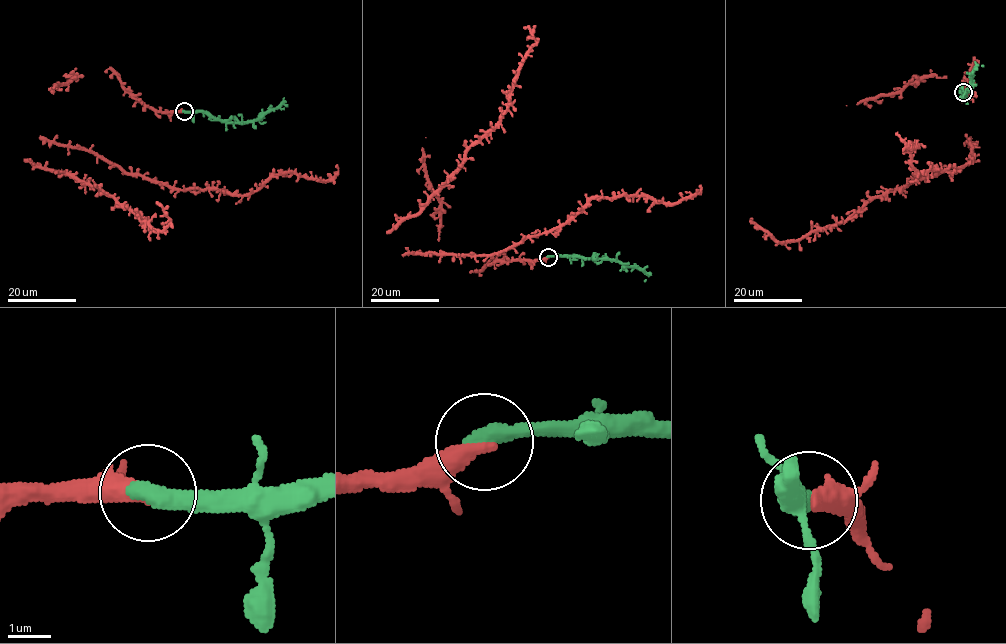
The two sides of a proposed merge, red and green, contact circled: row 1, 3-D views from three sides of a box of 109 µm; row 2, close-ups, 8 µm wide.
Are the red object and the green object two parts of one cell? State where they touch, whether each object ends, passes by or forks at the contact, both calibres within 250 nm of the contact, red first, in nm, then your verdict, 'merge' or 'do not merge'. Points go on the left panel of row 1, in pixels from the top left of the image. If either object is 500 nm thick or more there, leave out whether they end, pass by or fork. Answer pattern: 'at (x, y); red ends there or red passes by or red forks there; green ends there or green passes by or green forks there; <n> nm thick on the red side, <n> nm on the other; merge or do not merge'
at (184, 111); red ends there; green ends there; 440 nm thick on the red side, 440 nm on the other; merge

